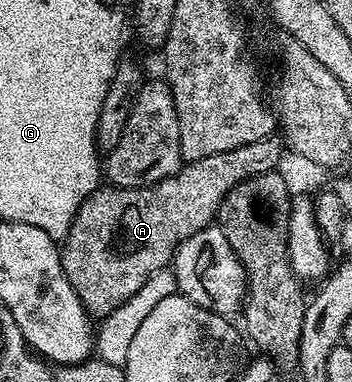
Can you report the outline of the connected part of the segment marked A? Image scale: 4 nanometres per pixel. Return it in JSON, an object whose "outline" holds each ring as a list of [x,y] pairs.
{"outline":[[[281,137],[262,138],[247,146],[241,146],[216,156],[204,156],[195,162],[186,162],[171,178],[141,186],[103,185],[89,198],[82,201],[82,207],[74,216],[69,235],[60,242],[62,272],[82,301],[83,308],[90,316],[105,316],[120,307],[120,304],[133,295],[151,276],[167,269],[178,246],[188,236],[200,232],[211,225],[218,217],[218,209],[224,196],[245,178],[257,174],[268,174],[282,158],[284,142]]]}

